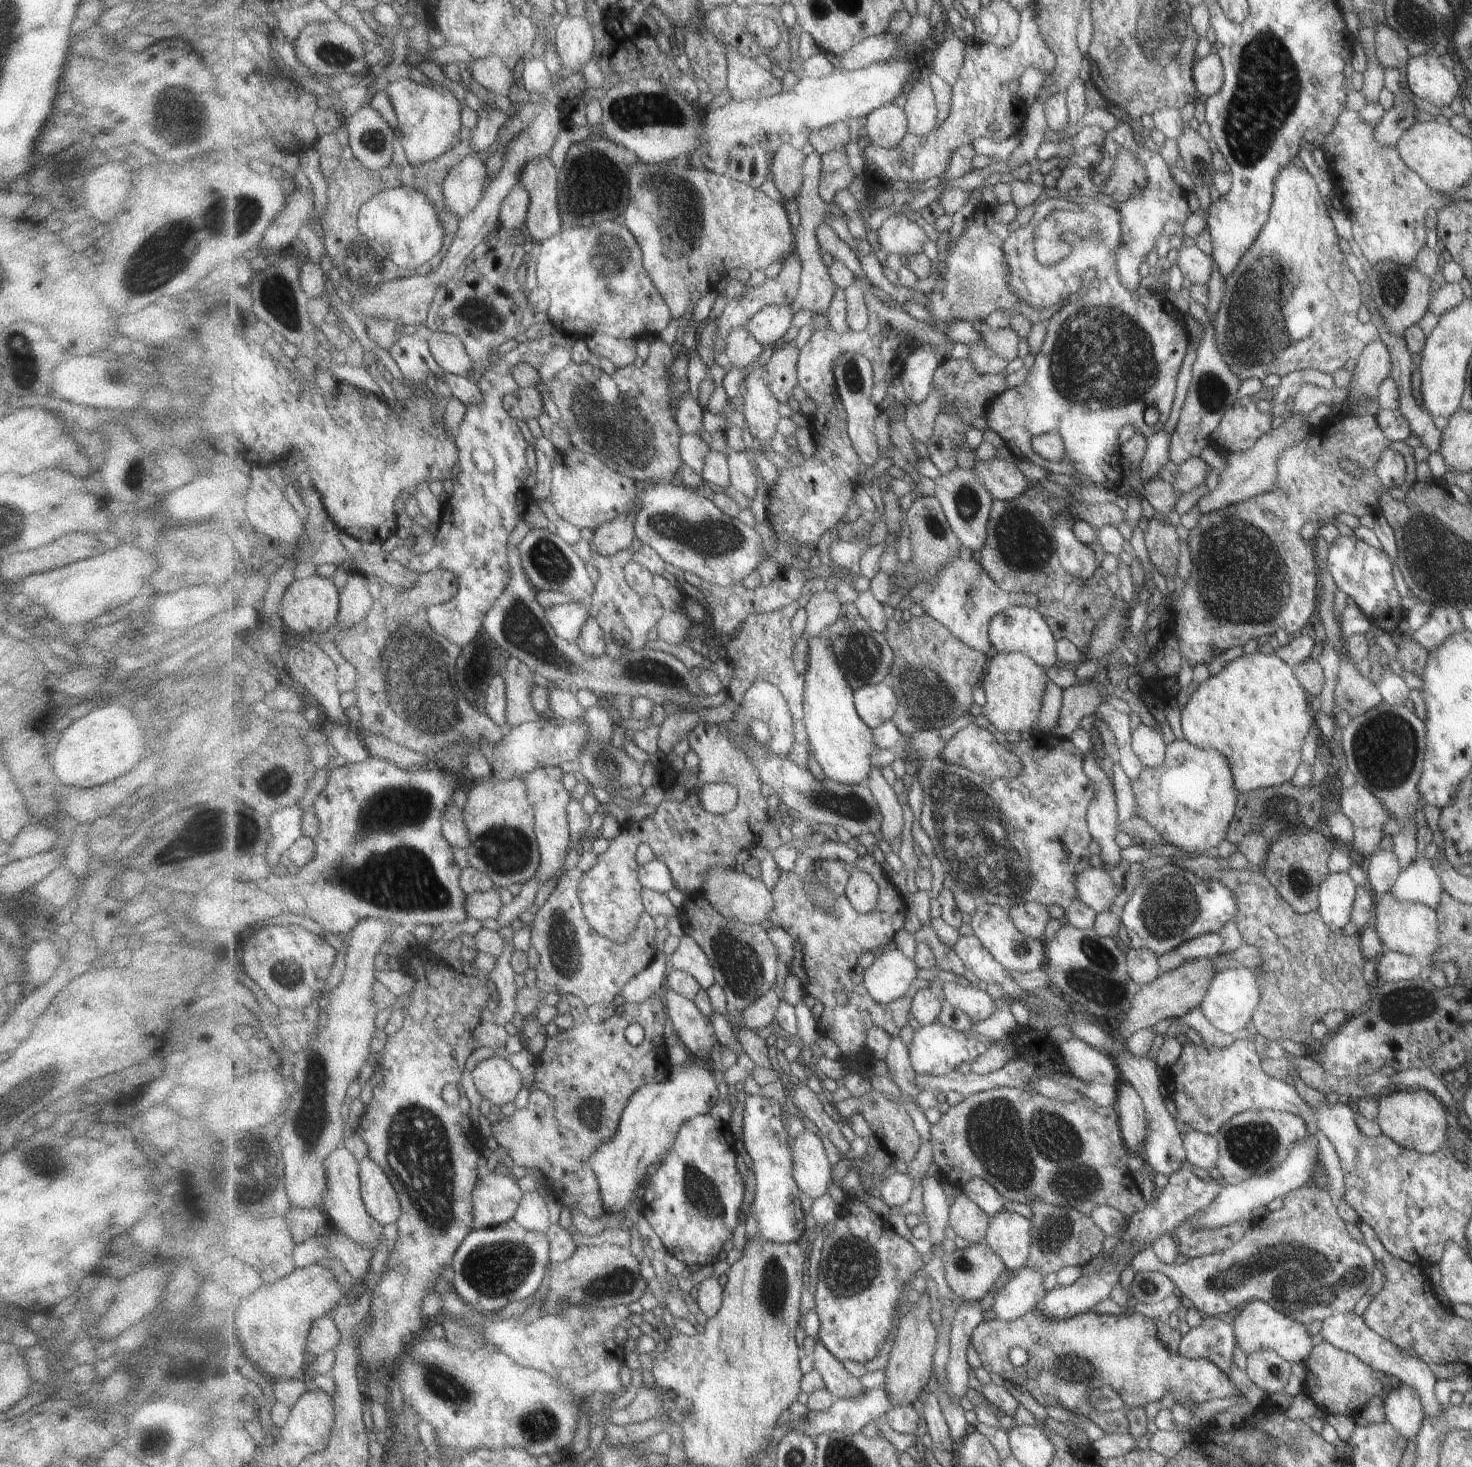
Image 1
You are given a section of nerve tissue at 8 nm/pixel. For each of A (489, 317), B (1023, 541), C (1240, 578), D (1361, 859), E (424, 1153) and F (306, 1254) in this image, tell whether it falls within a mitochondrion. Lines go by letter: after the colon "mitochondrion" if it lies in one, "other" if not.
A: mitochondrion
B: mitochondrion
C: mitochondrion
D: other
E: mitochondrion
F: other

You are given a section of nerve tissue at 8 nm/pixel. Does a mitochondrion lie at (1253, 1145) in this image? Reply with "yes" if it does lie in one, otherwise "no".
yes

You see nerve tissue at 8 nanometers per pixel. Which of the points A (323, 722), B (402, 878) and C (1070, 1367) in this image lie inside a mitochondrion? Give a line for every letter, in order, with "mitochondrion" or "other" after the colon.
A: other
B: mitochondrion
C: mitochondrion

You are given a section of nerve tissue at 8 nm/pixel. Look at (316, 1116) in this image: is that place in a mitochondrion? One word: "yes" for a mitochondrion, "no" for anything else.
yes

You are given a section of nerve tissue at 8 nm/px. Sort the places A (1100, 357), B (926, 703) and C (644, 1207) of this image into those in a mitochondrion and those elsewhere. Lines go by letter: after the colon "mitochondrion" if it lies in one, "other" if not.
A: mitochondrion
B: mitochondrion
C: other

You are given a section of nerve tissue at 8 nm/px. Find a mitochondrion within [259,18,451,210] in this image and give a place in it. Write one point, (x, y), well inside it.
(334, 56)

